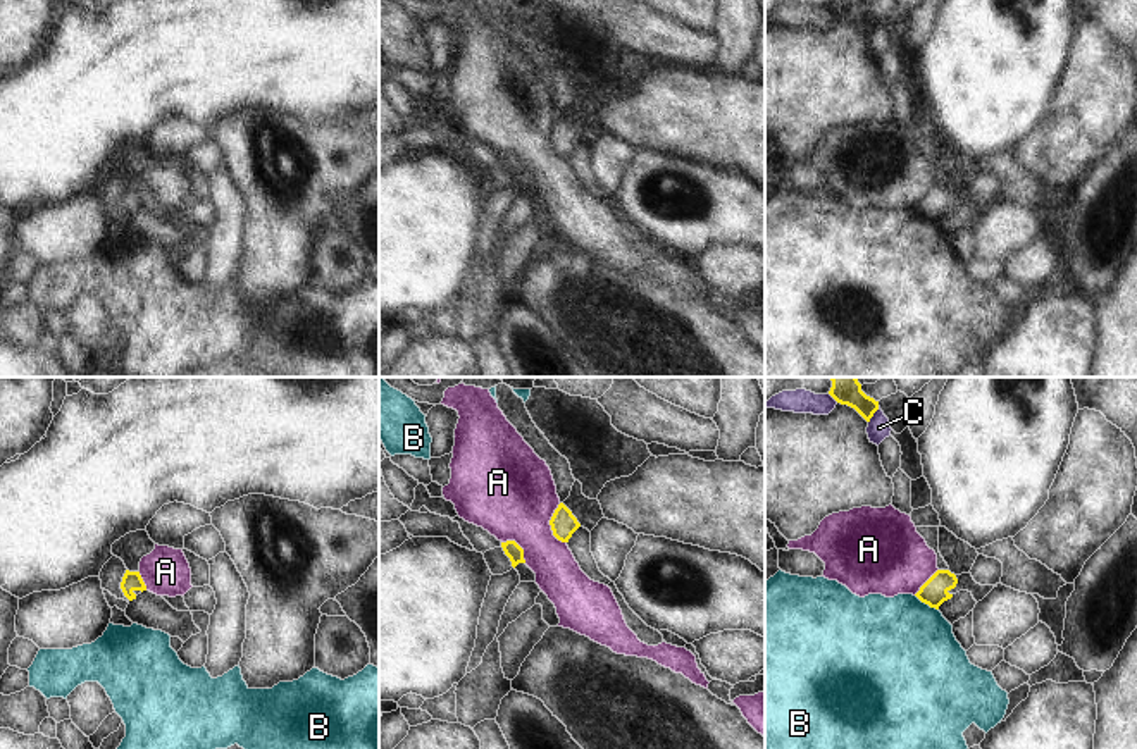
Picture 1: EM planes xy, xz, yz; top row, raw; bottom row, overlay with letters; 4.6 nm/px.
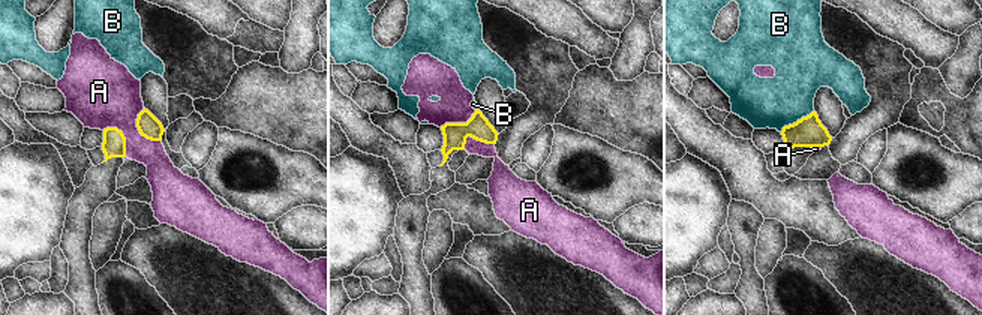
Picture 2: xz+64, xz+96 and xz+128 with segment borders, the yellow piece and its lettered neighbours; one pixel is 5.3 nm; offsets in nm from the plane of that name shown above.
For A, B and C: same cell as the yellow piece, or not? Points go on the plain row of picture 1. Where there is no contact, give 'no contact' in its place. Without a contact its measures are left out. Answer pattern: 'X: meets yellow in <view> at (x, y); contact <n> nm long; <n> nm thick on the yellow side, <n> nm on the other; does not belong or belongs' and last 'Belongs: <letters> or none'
A: meets yellow in xz at (550, 138); contact 190 nm long; 120 nm thick on the yellow side, 420 nm on the other; does not belong
B: meets yellow in yz at (927, 217); contact 130 nm long; 120 nm thick on the yellow side, 480 nm on the other; does not belong
C: meets yellow in yz at (872, 30); contact 90 nm long; 100 nm thick on the yellow side, 110 nm on the other; does not belong
Belongs: none

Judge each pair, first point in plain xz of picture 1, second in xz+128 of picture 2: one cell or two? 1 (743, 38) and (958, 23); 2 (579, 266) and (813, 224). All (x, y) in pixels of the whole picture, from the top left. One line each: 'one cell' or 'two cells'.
1: two cells
2: two cells

